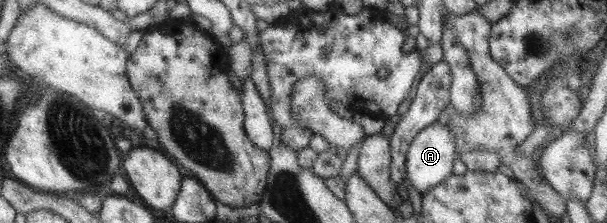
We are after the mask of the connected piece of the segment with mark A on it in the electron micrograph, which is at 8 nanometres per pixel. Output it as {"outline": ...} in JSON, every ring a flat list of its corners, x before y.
{"outline":[[435,121,422,128,410,142,405,156,405,174,411,186,420,194,428,191,429,188,443,182,451,175,453,160,455,156,454,136,446,124]]}

